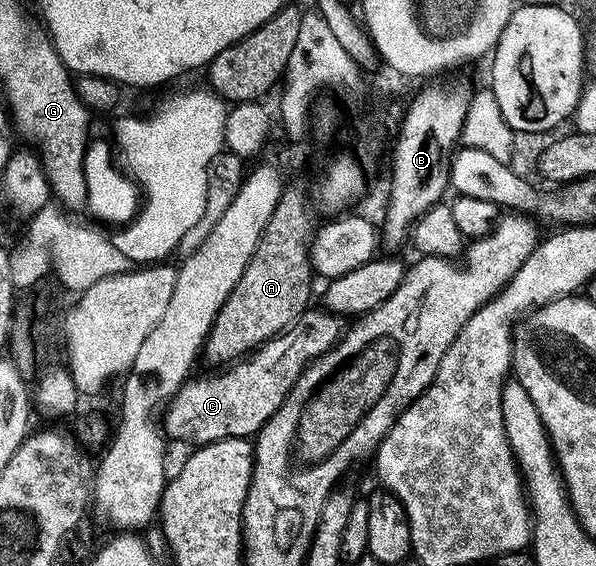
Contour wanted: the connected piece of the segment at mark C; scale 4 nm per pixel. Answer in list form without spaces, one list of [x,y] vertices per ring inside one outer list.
[[[320,306],[309,307],[280,335],[267,340],[255,352],[225,367],[217,376],[188,378],[163,409],[162,431],[169,441],[185,440],[191,446],[212,444],[226,438],[252,438],[286,402],[294,382],[342,335],[341,317]]]

